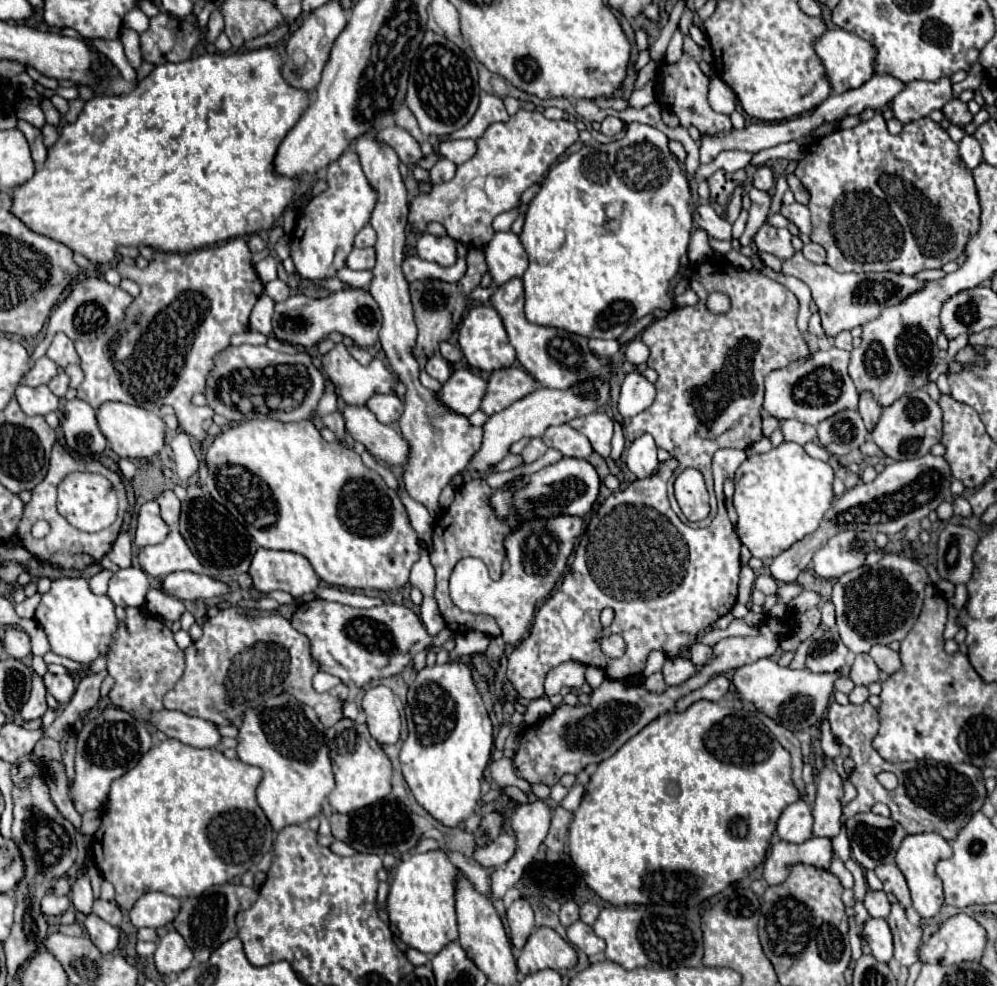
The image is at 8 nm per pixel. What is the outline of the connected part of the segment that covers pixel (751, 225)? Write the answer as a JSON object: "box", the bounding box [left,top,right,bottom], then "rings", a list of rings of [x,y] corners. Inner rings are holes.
{"box":[741,189,771,245],"rings":[[[751,189],[749,191],[749,197],[751,197],[751,209],[749,209],[749,219],[747,219],[747,227],[745,227],[745,233],[741,235],[741,245],[749,245],[751,237],[757,233],[757,229],[763,225],[765,221],[765,215],[769,211],[769,203],[771,203],[771,197],[769,193],[765,191],[755,191]]]}

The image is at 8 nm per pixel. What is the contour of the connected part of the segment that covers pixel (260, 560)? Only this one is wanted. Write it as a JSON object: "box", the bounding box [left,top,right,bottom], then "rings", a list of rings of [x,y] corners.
{"box":[249,549,319,597],"rings":[[[257,549],[253,555],[249,575],[253,579],[253,587],[259,591],[287,591],[293,597],[301,597],[311,593],[319,585],[319,577],[313,571],[311,563],[291,551],[271,551]]]}

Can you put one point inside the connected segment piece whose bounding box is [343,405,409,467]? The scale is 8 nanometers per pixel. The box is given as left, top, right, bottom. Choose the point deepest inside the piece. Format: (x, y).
(383, 442)

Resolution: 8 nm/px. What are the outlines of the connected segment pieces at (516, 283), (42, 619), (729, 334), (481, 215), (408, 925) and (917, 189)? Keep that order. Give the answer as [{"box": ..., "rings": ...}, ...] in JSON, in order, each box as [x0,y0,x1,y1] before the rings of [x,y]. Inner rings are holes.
[{"box":[489,277,609,389],"rings":[[[519,277],[509,279],[501,287],[493,291],[489,297],[489,303],[495,307],[495,311],[501,315],[505,331],[509,335],[509,343],[517,351],[519,363],[537,379],[541,387],[553,387],[553,389],[567,389],[583,379],[593,377],[607,377],[609,365],[601,363],[587,347],[587,339],[557,327],[543,327],[527,321],[523,313],[523,281]]]},{"box":[35,577,119,665],"rings":[[[63,577],[53,581],[51,589],[41,597],[41,603],[35,611],[35,621],[45,629],[55,655],[67,657],[81,665],[89,665],[109,651],[113,633],[119,625],[113,601],[107,595],[91,593],[89,583],[81,577]]]},{"box":[623,257,811,528],"rings":[[[713,257],[713,259],[707,259],[705,263],[695,267],[695,271],[689,279],[689,287],[699,295],[697,305],[669,311],[667,317],[653,321],[641,333],[641,341],[649,347],[649,353],[651,353],[647,359],[647,365],[651,369],[655,369],[659,375],[655,381],[657,395],[655,395],[653,405],[649,405],[645,411],[641,411],[639,415],[635,415],[631,419],[623,419],[623,433],[625,433],[625,439],[629,439],[629,441],[637,439],[643,433],[651,433],[655,437],[657,447],[669,451],[671,457],[677,459],[679,466],[673,473],[671,486],[667,487],[668,499],[673,511],[681,521],[691,527],[701,528],[707,527],[713,521],[715,511],[717,511],[712,476],[713,453],[717,449],[723,449],[723,447],[743,445],[741,441],[745,441],[745,447],[749,447],[751,443],[755,443],[763,437],[763,433],[761,433],[761,407],[763,407],[763,379],[765,379],[765,375],[773,369],[787,367],[791,361],[809,357],[811,353],[809,353],[807,341],[803,339],[803,335],[797,329],[799,301],[785,285],[781,285],[765,275],[735,269],[725,257]],[[709,291],[721,291],[721,293],[727,293],[731,297],[733,307],[727,315],[711,315],[705,309],[705,299],[707,299]],[[687,467],[695,467],[697,471],[701,471],[701,475],[707,483],[711,509],[709,517],[705,521],[689,522],[684,517],[674,496],[674,480]]]},{"box":[409,109,579,249],"rings":[[[519,109],[507,123],[493,123],[483,137],[477,139],[477,155],[457,167],[451,181],[433,183],[429,193],[419,193],[409,203],[411,231],[421,235],[431,221],[441,223],[447,233],[467,245],[483,249],[493,237],[493,219],[519,205],[521,195],[543,179],[547,167],[575,141],[579,129],[575,123],[547,119],[541,111]]]},{"box":[387,849,459,955],"rings":[[[443,849],[415,853],[407,861],[401,861],[395,869],[389,897],[387,913],[391,927],[397,937],[413,949],[425,955],[439,953],[449,941],[457,941],[457,917],[455,917],[455,887],[459,869],[449,861]]]},{"box":[795,113,981,275],"rings":[[[877,113],[871,121],[859,123],[853,129],[837,129],[837,131],[821,137],[819,141],[813,141],[807,147],[803,159],[799,161],[799,165],[795,169],[795,175],[801,179],[801,183],[809,191],[809,211],[811,211],[811,225],[813,225],[813,231],[809,237],[813,243],[819,243],[825,249],[825,253],[827,253],[825,263],[831,269],[835,269],[837,273],[845,273],[845,271],[855,271],[855,273],[893,271],[893,273],[915,275],[915,273],[925,271],[925,269],[941,269],[945,263],[959,259],[963,255],[969,239],[979,231],[981,207],[979,207],[979,197],[977,197],[971,169],[963,163],[963,159],[959,155],[959,145],[949,137],[947,129],[943,129],[939,123],[935,123],[929,117],[903,125],[903,131],[899,135],[891,135],[887,131],[887,125],[885,125],[885,119],[881,113]]]}]

